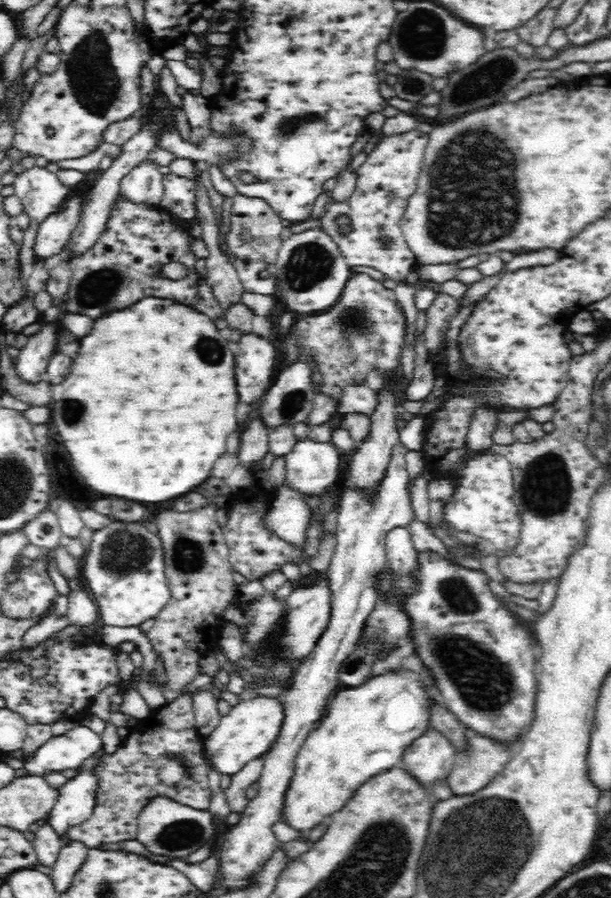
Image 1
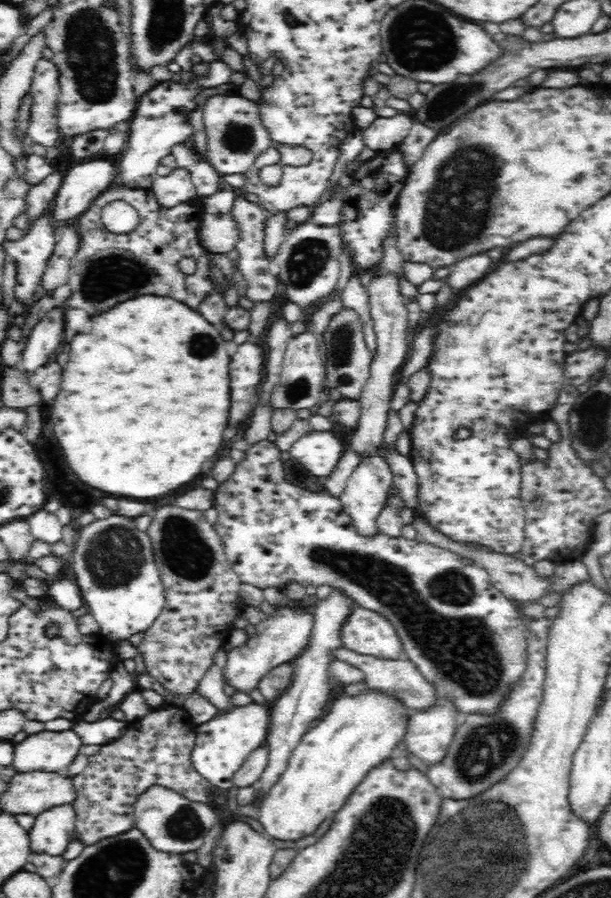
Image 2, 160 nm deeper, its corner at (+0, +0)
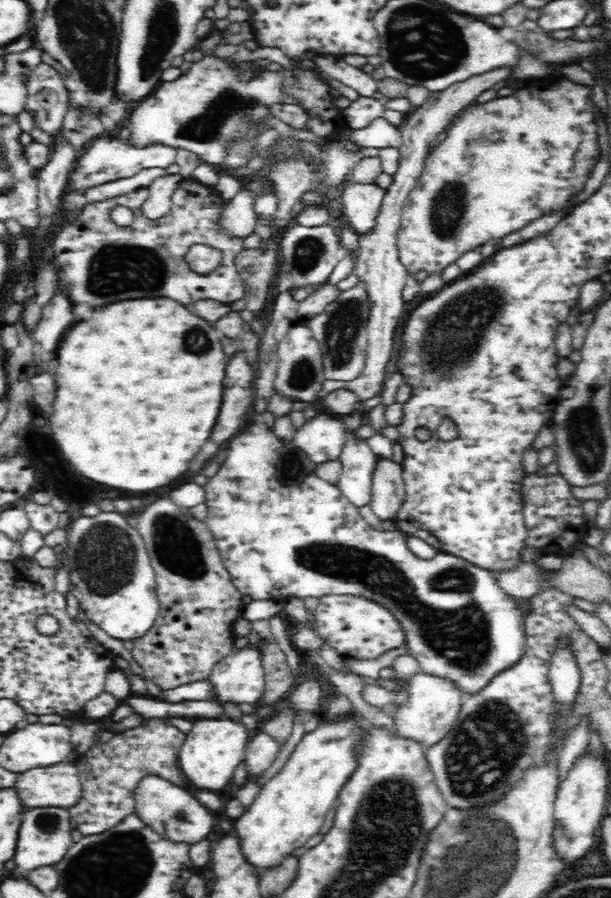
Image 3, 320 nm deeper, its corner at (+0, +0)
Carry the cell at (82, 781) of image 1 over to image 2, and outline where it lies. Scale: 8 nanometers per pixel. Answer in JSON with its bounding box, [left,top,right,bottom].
[29,803,75,856]

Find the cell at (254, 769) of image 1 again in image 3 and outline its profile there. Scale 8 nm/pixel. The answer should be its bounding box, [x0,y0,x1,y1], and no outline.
[244,732,280,778]

